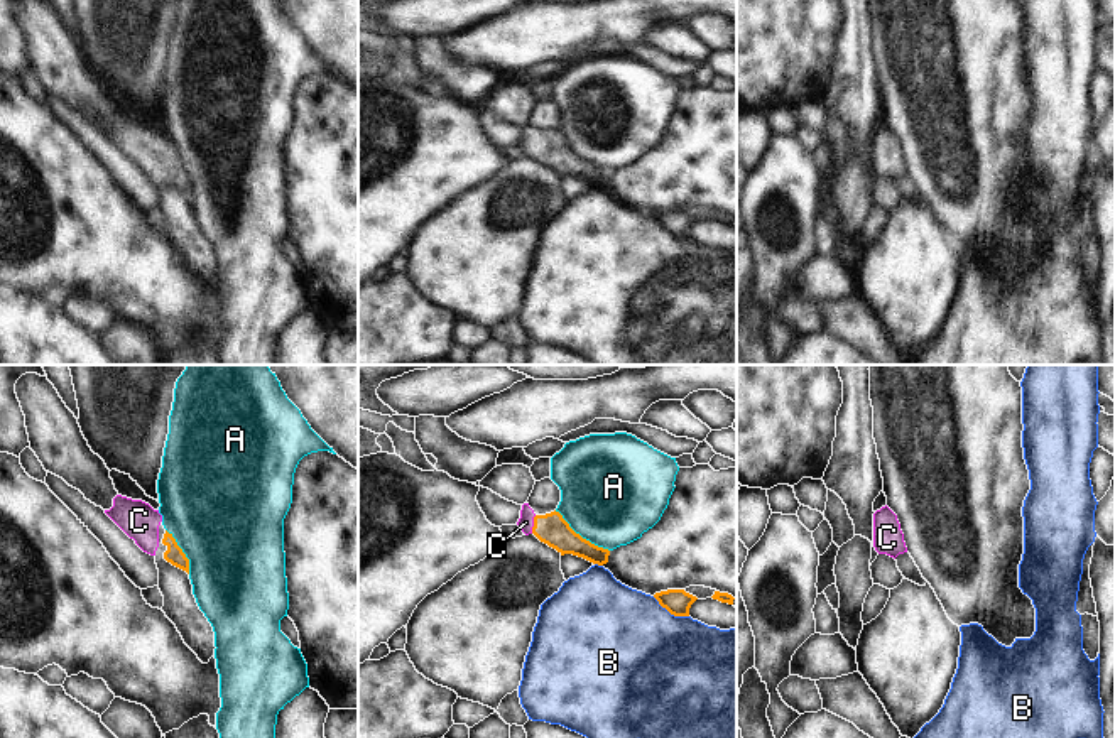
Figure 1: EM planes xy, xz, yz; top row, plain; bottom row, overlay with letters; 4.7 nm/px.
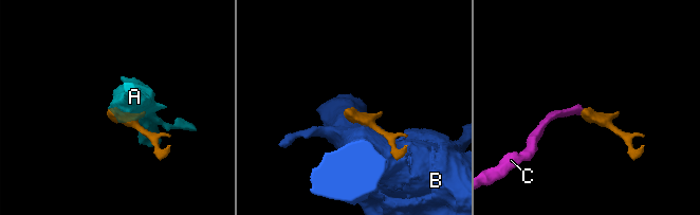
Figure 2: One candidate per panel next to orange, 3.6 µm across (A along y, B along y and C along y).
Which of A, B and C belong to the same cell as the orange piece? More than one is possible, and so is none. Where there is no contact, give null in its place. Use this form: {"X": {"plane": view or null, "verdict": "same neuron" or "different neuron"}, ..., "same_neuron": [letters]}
{"A": {"plane": "xz", "verdict": "different neuron"}, "B": {"plane": "xz", "verdict": "different neuron"}, "C": {"plane": "xz", "verdict": "same neuron"}, "same_neuron": ["C"]}

